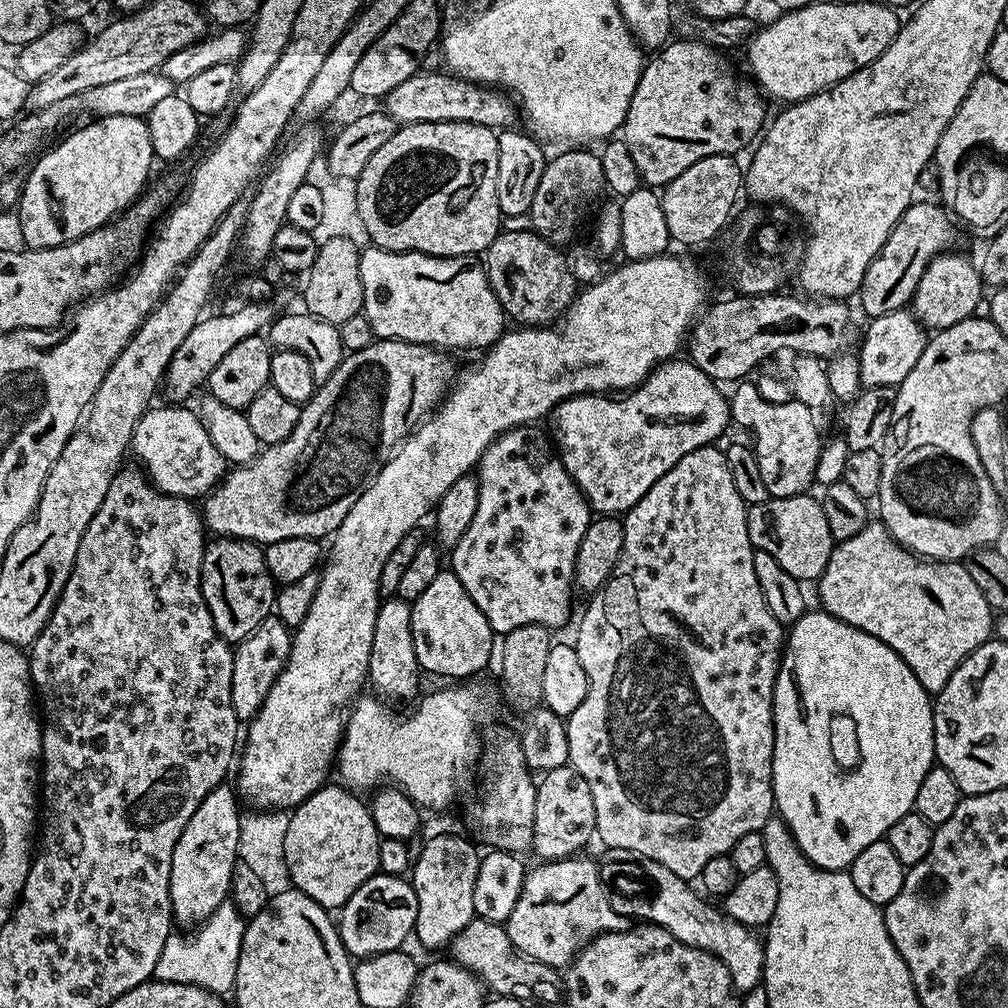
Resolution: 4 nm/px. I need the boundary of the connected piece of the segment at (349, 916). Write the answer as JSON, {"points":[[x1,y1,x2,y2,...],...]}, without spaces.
{"points":[[378,872,367,879,340,909,340,941,348,954,358,960,378,953,399,951,415,929,417,914,418,900,411,881]]}

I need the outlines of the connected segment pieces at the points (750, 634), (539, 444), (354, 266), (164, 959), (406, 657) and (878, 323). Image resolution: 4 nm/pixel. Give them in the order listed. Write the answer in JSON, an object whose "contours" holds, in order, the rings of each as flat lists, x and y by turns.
{"contours":[[[715,446,699,448,690,454,686,454,686,458,674,462,674,466,670,466,670,470,666,470,666,474,662,474,662,478,658,478,658,482,654,482,654,486,650,486,650,490,646,490,646,494,641,500,628,509,623,521,624,545,622,546,620,561,614,566,611,578,597,592,591,593,589,600,592,601,585,606,584,613,580,616,580,629,576,632,576,640,574,639,578,659,582,661,582,670,586,670,588,689,586,690,586,698,582,698,582,706,578,706,578,710,574,710,574,714,567,717,566,720,568,764,574,770,578,770,578,774,582,774,582,778,586,778,586,783,590,786,590,795,594,797,596,836,598,840,604,843,603,847,605,849,634,850,634,854,646,854,646,858,654,858,654,862,662,862,662,866,667,866,673,874,678,874,678,878,692,882,699,877,702,866,706,866,706,862,710,862,710,858,718,858,727,854,734,846,734,842,738,842,738,838,742,838,742,834,761,831,766,821,774,814,776,799,772,793,772,751,774,750,772,695,776,685,776,675,780,669,780,657,786,643,786,628,785,625,778,622,778,618,774,618,774,614,770,614,770,610,766,606,766,598,758,586,758,578,754,574,754,549,748,533,748,508,744,499,738,494,738,486,734,486,734,478,724,450]],[[539,427,512,428,482,454,478,465,478,510,474,510,474,522,462,534,456,547,451,549,450,570,466,586,466,594,474,598,478,610,486,614,493,633,503,634,518,630,518,626,541,624,549,630,557,630,572,616,572,592,574,593,574,562,578,558,578,546,586,526,594,519,588,500,570,478,560,461,553,441,539,432]],[[332,236,320,244,318,258,314,258,314,266,306,274,308,285,304,288,304,312,314,319,337,326,361,315,364,307,361,251,361,245,356,245,348,236]],[[227,900,197,927,197,933,192,938,187,940,179,932,168,935,166,945,162,948,152,971,153,979,196,985,219,996,225,995,226,991,229,993,236,985,245,923,235,905]],[[399,598,383,601,374,618,374,642,370,642,367,679,372,680,375,695,385,701,417,699,422,669,418,654,414,654,414,634,412,633,412,604]],[[901,310,885,316,875,317,871,321,868,333,860,344,860,382,863,387,890,386,896,388,914,370,918,358,922,358,922,350,928,345,929,337,926,329,911,311]]]}

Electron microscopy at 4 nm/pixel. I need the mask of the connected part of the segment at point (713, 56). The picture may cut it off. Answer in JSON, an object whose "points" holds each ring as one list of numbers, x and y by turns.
{"points":[[697,38,686,39,690,40,673,39,645,63,624,119,622,139,633,156,641,181,648,186,669,184,682,174,682,170,690,170,690,166,702,158,737,154,766,128,765,97,761,89,751,79,736,76,735,70,720,57,722,55,715,47]]}

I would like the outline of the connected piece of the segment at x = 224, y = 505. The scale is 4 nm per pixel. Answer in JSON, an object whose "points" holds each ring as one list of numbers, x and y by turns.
{"points":[[377,339,370,346,366,346,357,352,348,352,338,368,327,378,326,382,317,387,312,399,301,407,298,426,294,426,290,438,286,438,280,444,267,445,258,457,250,461,249,464,233,467,225,475,224,479,207,496,203,497,202,519,205,529,216,538,253,540,255,544,261,546,282,542,282,538,331,537,335,533,337,526,342,522,342,518,346,518,350,506,354,506,354,502,358,502,358,498,362,498,362,494,366,494,366,490,374,482,374,478,378,478,378,474,384,469,386,462,393,456,396,449,412,435,417,425,447,397,454,383,454,377,458,372,458,368,452,365,452,360,448,356,451,355,447,351,431,348,428,344,411,344,405,340,381,339]]}

